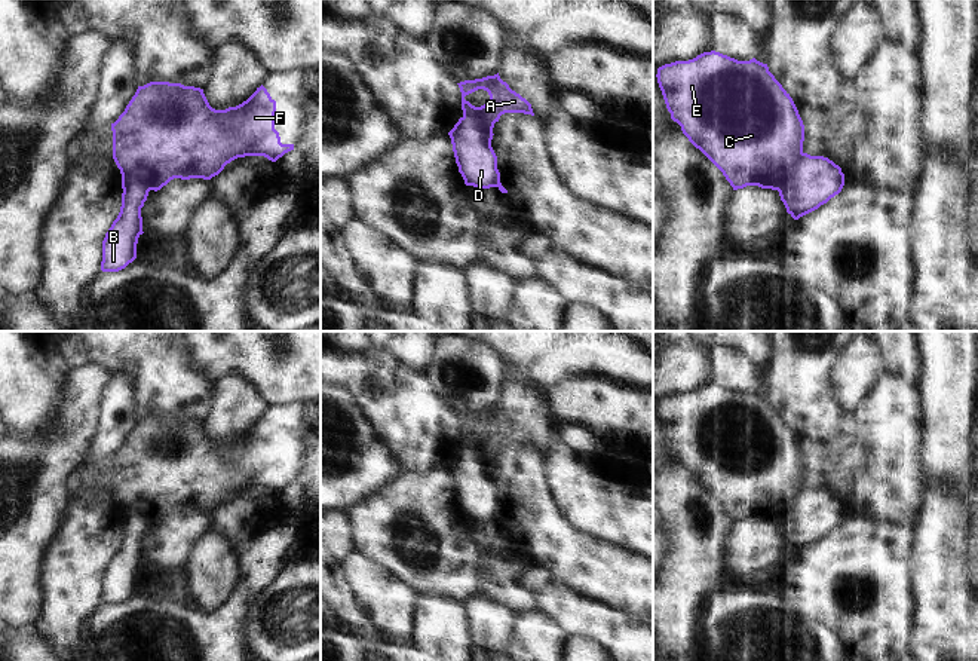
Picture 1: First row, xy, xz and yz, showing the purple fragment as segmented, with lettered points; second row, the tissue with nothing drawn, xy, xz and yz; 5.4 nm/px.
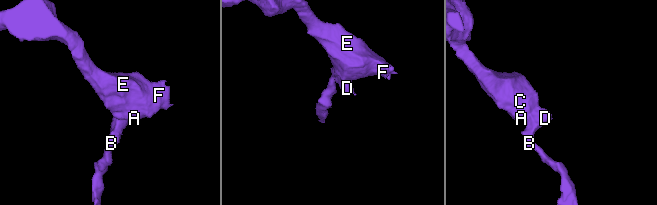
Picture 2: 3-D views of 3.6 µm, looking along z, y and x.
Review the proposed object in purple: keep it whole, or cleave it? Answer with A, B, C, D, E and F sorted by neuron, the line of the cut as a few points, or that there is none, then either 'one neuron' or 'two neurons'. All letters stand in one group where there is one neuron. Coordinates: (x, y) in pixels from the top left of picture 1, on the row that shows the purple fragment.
A C E F / B D | yz (803, 153), (791, 174), (776, 189) | two neurons

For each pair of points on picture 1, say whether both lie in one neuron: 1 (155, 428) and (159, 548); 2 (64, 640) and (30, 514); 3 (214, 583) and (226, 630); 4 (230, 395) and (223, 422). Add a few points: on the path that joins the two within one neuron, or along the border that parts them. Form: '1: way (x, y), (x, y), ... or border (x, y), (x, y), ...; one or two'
1: border (190, 510), (171, 511), (159, 522), (150, 523); two
2: border (57, 529), (43, 556), (43, 597); two
3: border (230, 596), (211, 611), (199, 609); two
4: way (230, 401), (227, 416); one

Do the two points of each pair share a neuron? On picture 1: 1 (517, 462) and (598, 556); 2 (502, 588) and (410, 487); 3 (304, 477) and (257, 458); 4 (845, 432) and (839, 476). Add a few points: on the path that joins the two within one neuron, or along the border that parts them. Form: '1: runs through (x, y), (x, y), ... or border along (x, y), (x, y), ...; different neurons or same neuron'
1: runs through (523, 489), (524, 496), (572, 544); same neuron
2: border along (480, 551), (477, 563), (478, 593); different neurons
3: border along (304, 459), (303, 468), (293, 480); different neurons
4: runs through (845, 443), (845, 465); same neuron

